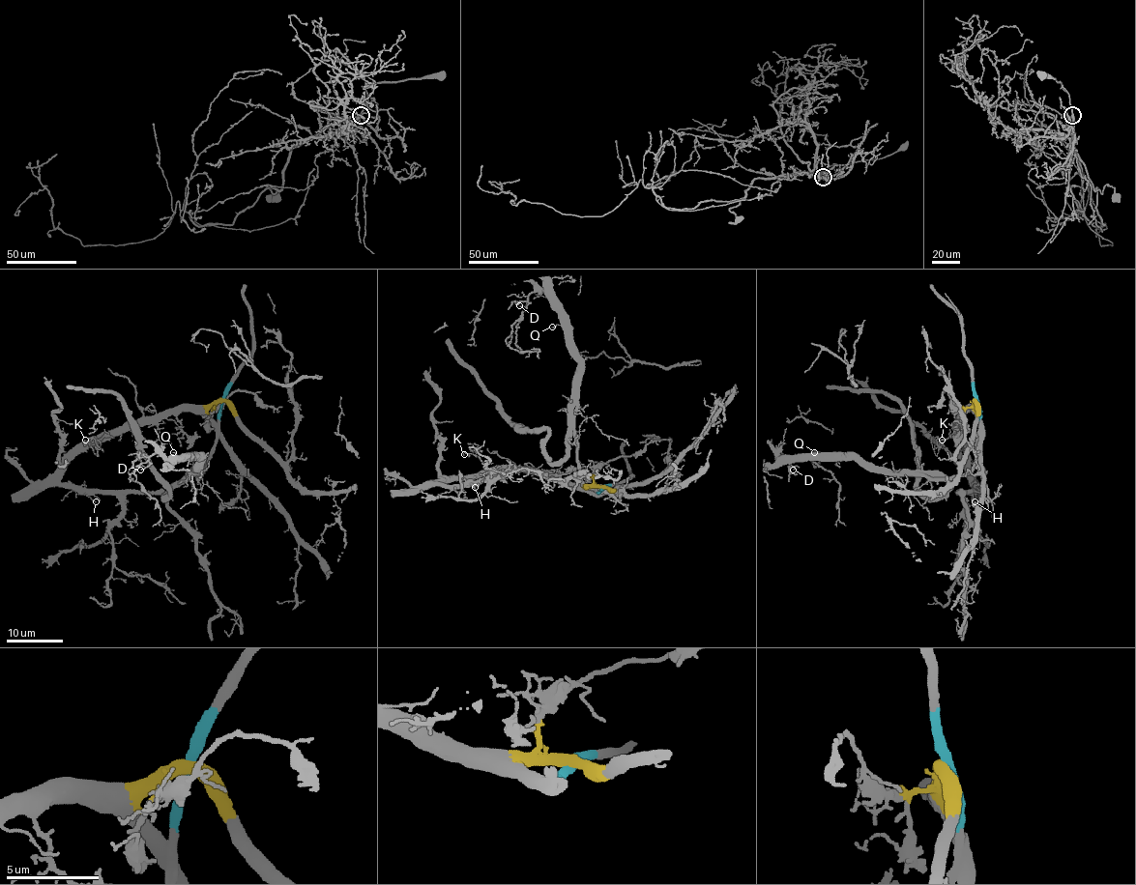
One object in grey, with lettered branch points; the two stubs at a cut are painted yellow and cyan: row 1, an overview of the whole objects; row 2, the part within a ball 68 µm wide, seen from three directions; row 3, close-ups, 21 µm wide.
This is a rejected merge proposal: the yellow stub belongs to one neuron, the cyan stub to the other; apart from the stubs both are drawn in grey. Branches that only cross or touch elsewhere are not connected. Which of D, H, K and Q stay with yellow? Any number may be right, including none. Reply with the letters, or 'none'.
H, K

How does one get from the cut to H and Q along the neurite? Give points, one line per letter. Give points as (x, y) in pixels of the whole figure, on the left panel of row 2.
H: (222, 400), (206, 405), (182, 405), (97, 435), (70, 462), (60, 480), (95, 501)
Q: (222, 400), (219, 434), (211, 458), (198, 477), (195, 474), (198, 458), (186, 458), (173, 452)

